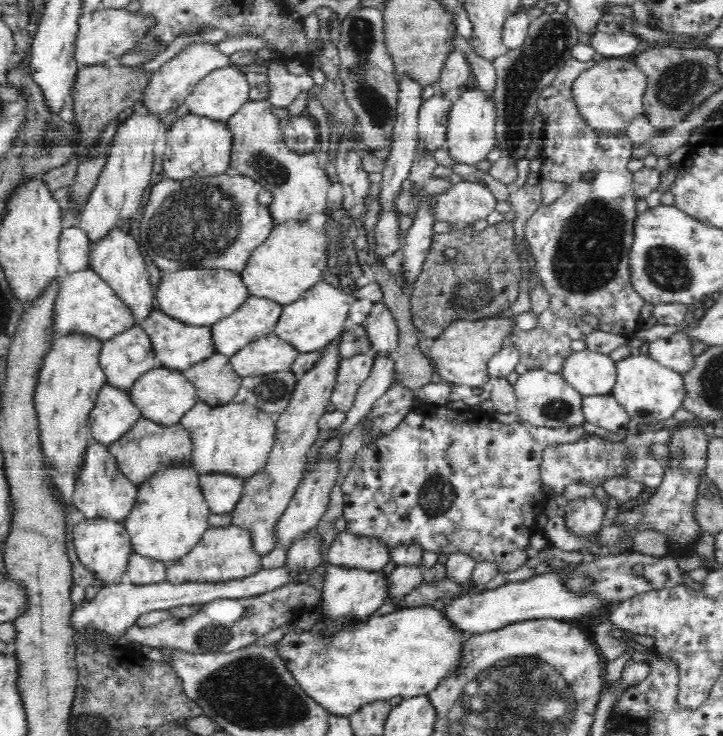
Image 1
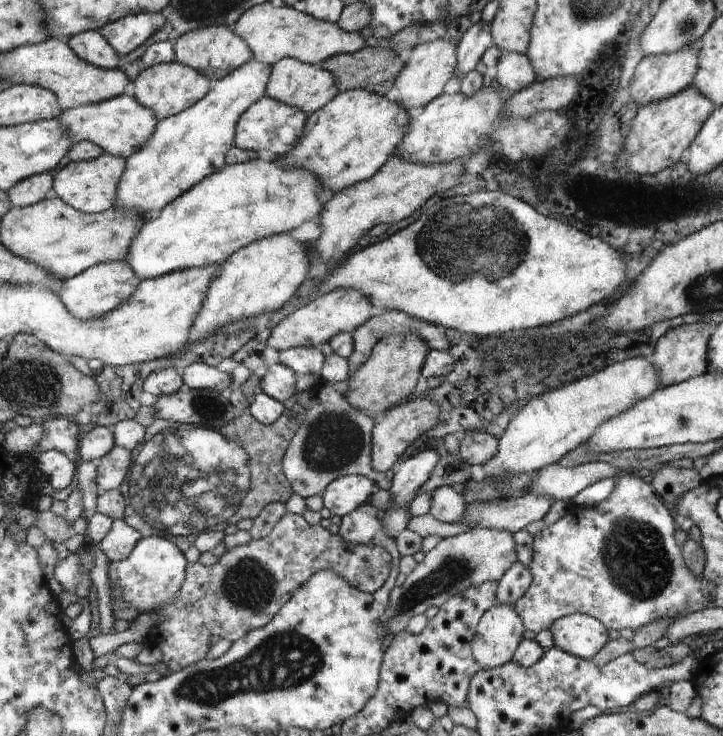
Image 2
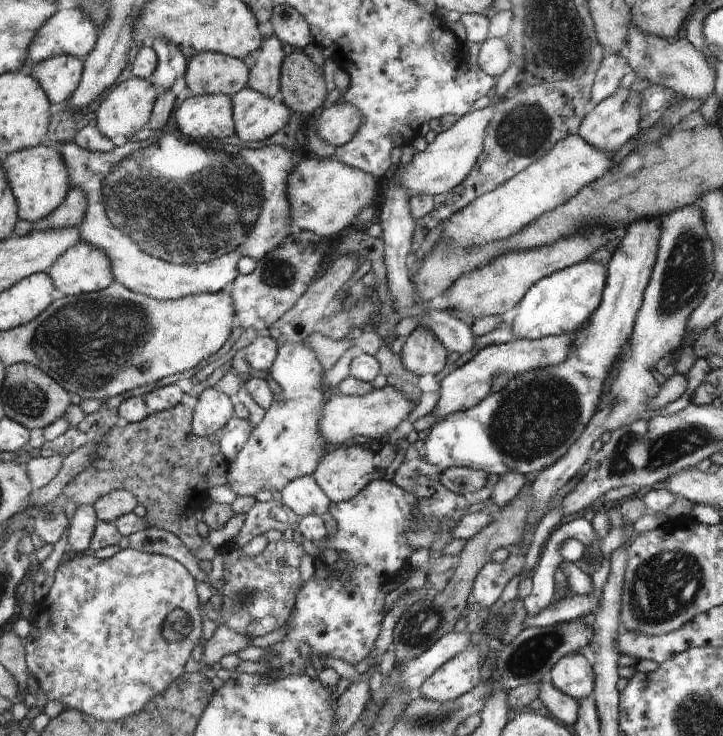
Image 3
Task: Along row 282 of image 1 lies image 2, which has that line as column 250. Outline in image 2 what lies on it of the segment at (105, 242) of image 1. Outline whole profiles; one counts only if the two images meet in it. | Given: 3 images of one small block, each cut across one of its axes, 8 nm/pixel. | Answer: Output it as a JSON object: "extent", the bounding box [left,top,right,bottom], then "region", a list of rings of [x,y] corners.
{"extent":[235,96,308,157],"region":[[[269,96],[262,97],[240,118],[235,134],[235,145],[254,152],[268,150],[274,156],[285,157],[302,138],[306,122],[308,114],[297,106],[287,105]]]}

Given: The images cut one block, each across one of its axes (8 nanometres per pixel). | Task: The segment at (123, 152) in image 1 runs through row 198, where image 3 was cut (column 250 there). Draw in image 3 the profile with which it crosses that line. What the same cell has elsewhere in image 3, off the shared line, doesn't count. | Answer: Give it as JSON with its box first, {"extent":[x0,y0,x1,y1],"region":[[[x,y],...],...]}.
{"extent":[232,87,290,142],"region":[[[246,87],[232,101],[235,132],[246,142],[266,140],[288,124],[290,110],[279,98]]]}

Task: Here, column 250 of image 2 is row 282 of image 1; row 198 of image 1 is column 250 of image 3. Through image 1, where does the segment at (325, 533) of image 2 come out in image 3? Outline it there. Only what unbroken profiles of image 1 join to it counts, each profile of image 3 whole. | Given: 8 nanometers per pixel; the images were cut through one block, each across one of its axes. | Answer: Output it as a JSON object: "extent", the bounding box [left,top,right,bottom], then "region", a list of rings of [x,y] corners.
{"extent":[219,539,304,639],"region":[[[295,539],[267,542],[265,549],[256,557],[238,550],[238,566],[234,566],[230,573],[230,586],[224,590],[219,623],[252,639],[282,628],[294,608],[296,588],[300,586],[298,566],[302,556],[304,549]]]}

